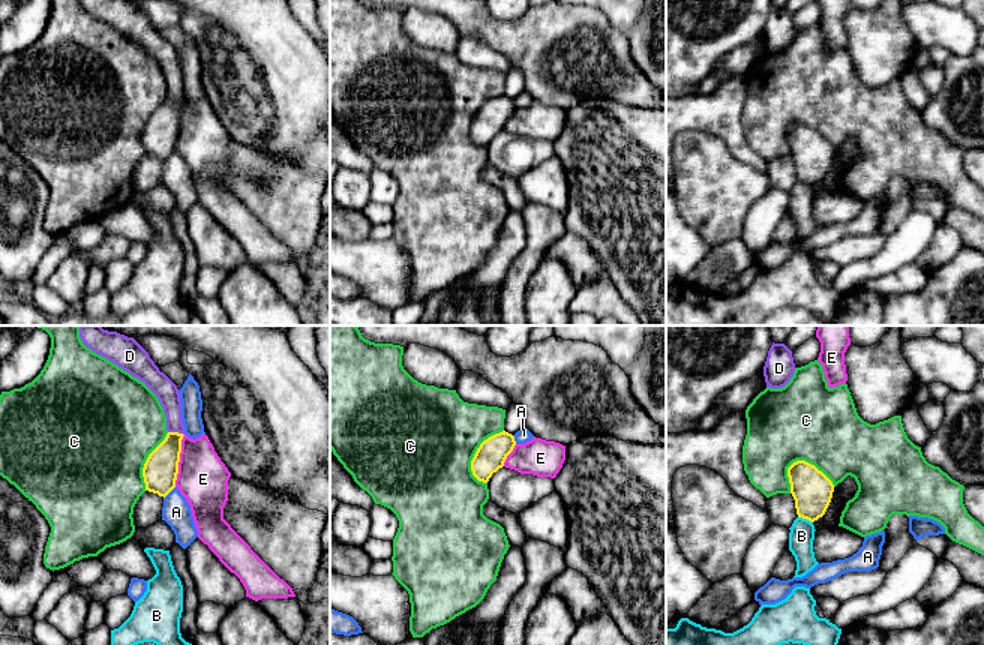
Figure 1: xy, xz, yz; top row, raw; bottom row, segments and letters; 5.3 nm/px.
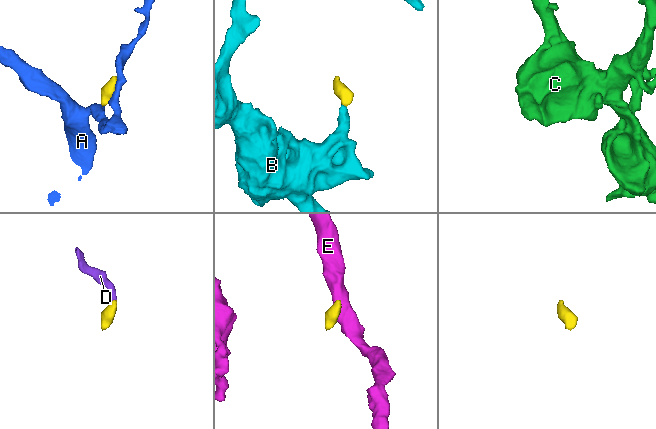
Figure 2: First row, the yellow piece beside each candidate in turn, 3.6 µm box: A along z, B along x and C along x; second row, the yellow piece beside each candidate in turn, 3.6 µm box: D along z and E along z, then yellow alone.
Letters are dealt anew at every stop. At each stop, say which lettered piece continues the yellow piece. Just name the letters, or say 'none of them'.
D

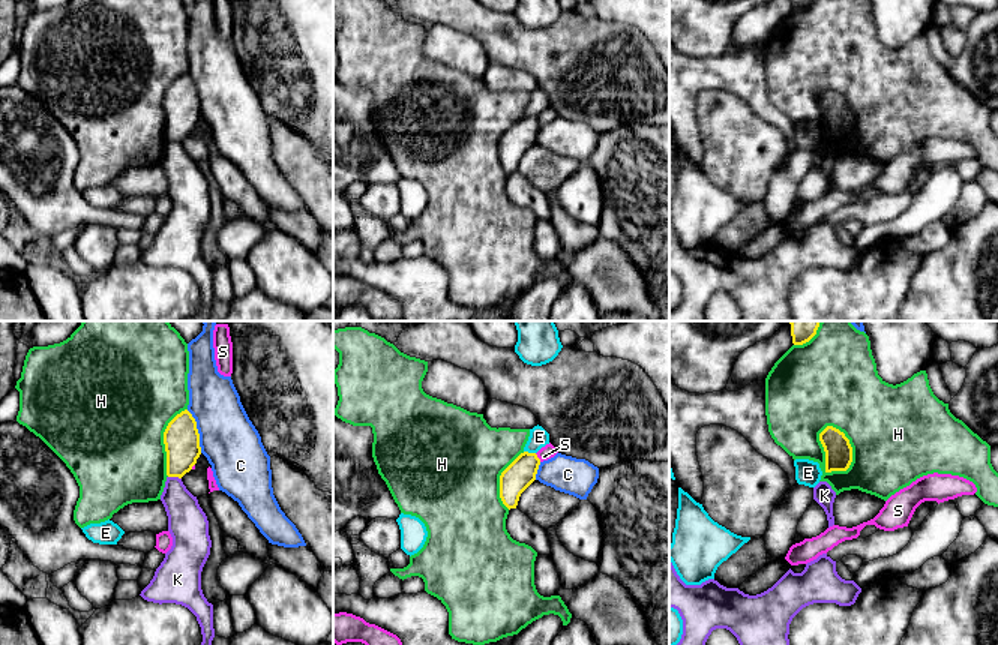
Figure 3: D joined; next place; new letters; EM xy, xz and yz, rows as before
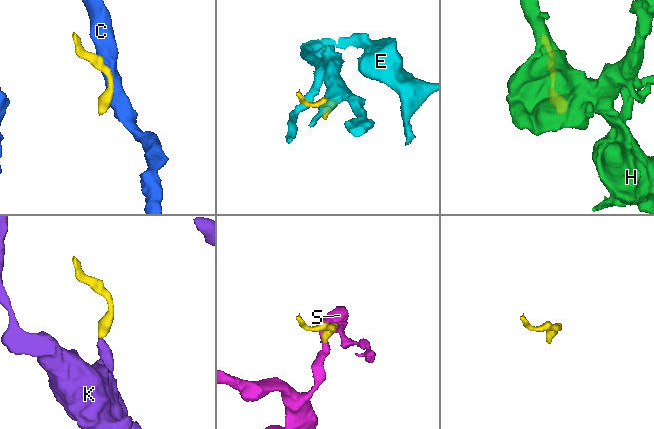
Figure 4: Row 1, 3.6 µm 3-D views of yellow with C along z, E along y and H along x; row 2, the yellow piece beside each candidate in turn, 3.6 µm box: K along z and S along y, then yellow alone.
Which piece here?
none of them

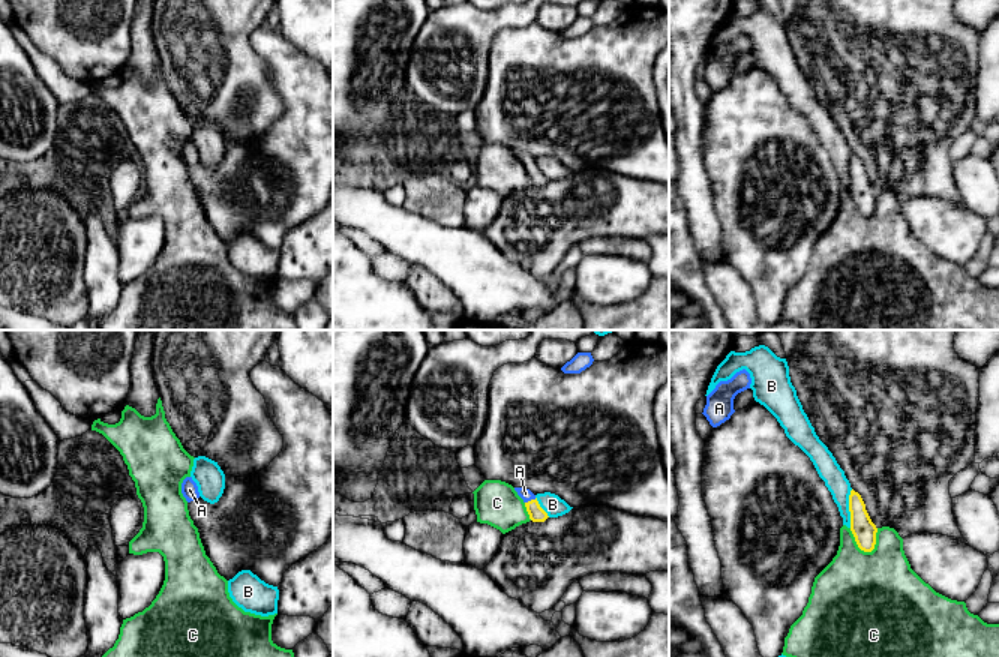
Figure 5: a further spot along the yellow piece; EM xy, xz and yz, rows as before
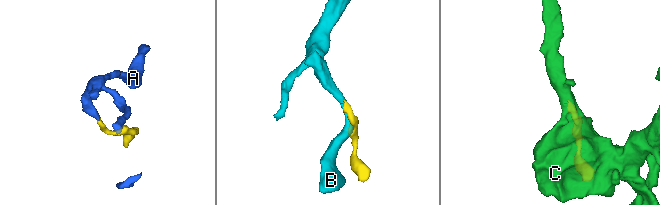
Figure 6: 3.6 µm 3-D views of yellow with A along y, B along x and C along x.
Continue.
A

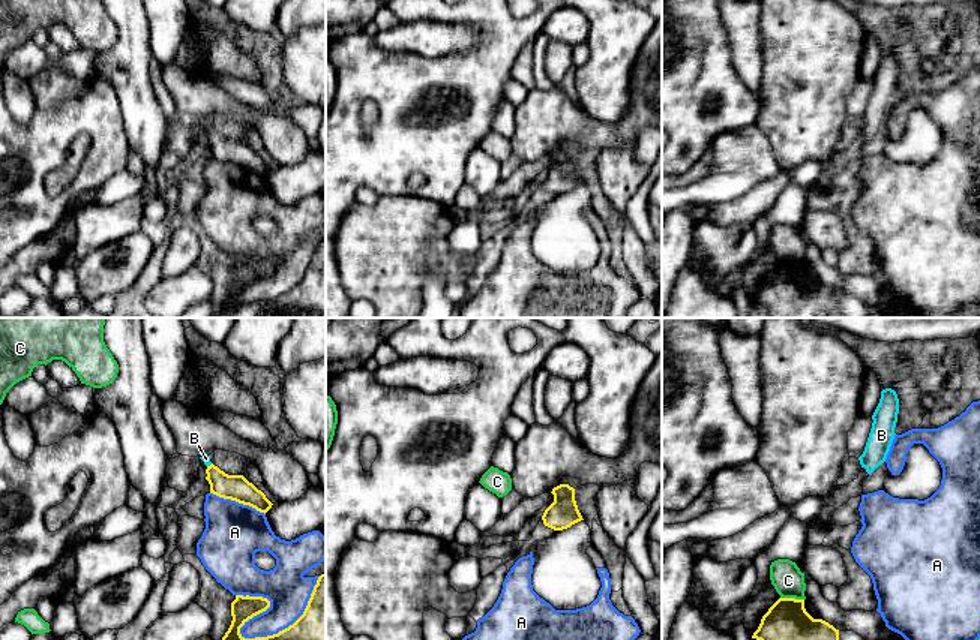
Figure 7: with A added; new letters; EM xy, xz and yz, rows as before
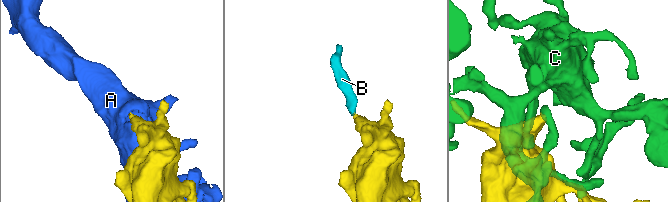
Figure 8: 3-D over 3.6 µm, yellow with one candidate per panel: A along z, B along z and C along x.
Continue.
B

